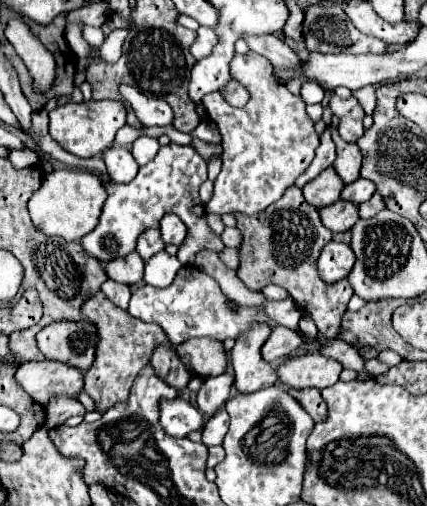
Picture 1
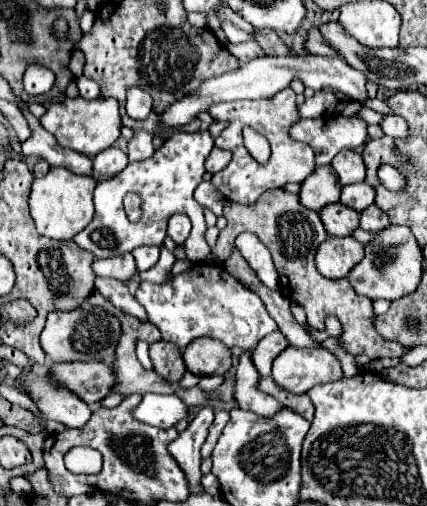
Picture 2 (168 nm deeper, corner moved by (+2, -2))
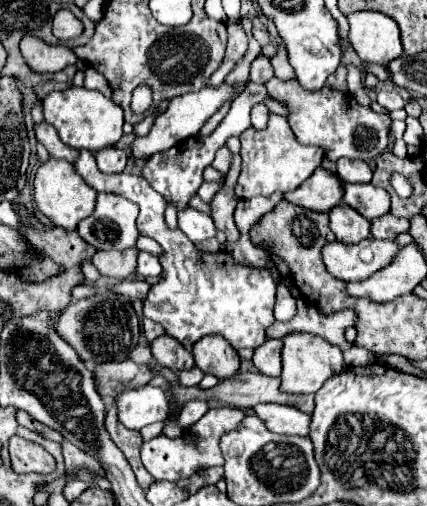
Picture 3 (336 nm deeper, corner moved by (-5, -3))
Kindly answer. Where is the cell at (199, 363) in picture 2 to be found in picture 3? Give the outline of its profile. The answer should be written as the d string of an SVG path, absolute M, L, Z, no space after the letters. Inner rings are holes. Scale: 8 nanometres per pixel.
M204 336L194 344L196 366L204 374L212 374L220 380L232 378L240 368L238 352L222 336Z

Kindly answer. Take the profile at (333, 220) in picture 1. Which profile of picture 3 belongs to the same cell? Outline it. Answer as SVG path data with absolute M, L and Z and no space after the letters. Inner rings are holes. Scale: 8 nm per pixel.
M338 204L330 210L330 228L336 234L336 240L344 244L356 244L370 236L370 222L348 204Z

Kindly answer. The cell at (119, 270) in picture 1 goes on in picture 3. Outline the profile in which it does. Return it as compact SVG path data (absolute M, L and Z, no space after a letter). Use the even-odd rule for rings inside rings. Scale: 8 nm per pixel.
M126 248L122 252L120 250L108 250L108 252L98 250L92 256L92 264L98 268L102 276L124 280L136 272L136 256L138 256L136 248Z

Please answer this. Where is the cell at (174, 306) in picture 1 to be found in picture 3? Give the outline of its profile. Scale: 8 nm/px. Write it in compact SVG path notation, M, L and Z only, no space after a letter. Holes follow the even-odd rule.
M88 150L80 152L80 160L76 160L76 170L78 174L86 180L86 184L90 184L96 192L112 192L112 194L120 194L124 198L128 198L130 202L138 204L140 214L138 214L138 230L144 236L154 238L164 254L158 256L160 264L162 264L162 276L160 282L154 284L144 300L144 316L162 324L168 336L174 336L182 346L186 346L188 350L194 346L194 342L198 342L202 336L206 334L220 334L224 336L236 350L240 348L258 348L260 344L266 342L264 330L272 324L272 306L274 306L274 298L276 298L276 284L270 276L268 270L258 270L246 264L236 264L230 252L200 252L194 242L188 240L188 236L184 236L184 232L170 230L164 222L164 208L166 208L166 198L160 196L142 176L136 174L102 174L96 166L94 154Z

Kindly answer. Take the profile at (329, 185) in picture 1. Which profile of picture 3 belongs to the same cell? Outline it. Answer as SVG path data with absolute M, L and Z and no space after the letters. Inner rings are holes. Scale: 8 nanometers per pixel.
M318 168L300 188L284 194L284 200L314 212L330 212L342 202L342 194L344 188L340 178L324 168Z

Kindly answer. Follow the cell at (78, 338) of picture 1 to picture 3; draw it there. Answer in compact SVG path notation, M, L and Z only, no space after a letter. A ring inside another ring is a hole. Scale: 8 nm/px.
M98 290L90 298L70 302L66 310L62 310L62 314L58 316L56 330L64 336L64 340L68 340L68 344L78 352L84 362L92 360L96 364L126 360L140 342L142 334L140 318L132 306L132 300L110 290Z

